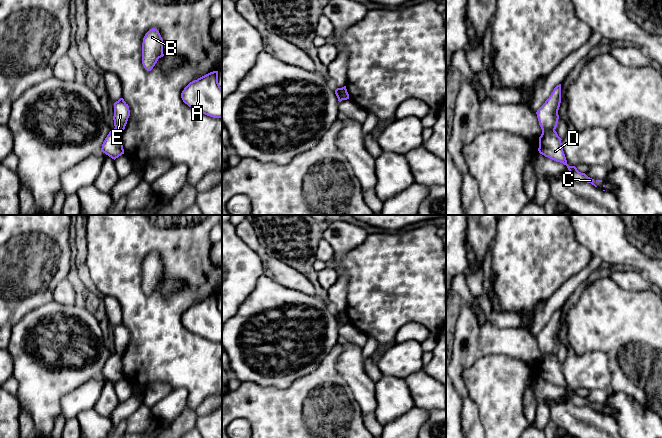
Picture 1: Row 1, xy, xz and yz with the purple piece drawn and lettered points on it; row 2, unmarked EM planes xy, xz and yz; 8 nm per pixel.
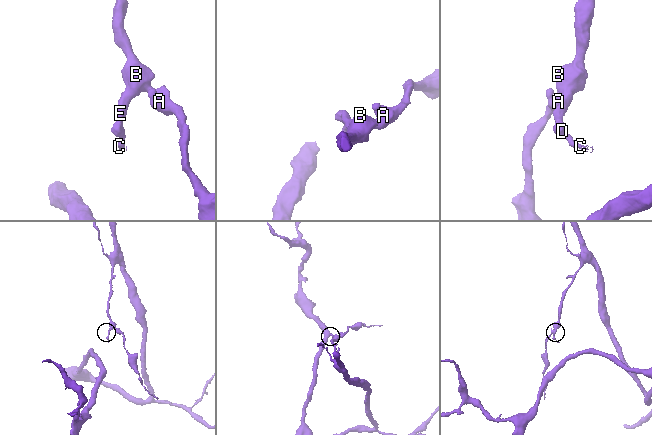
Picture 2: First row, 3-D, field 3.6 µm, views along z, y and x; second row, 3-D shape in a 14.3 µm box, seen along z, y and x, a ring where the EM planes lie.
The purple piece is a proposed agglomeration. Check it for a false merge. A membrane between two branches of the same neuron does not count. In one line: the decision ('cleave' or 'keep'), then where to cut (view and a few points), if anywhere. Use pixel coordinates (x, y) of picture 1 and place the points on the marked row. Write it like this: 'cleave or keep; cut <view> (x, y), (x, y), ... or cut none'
cleave; cut yz (554, 129), (542, 131)

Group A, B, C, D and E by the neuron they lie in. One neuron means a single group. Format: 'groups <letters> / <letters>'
groups A B E / C D

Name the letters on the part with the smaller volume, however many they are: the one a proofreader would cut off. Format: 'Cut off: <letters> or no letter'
Cut off: C, D

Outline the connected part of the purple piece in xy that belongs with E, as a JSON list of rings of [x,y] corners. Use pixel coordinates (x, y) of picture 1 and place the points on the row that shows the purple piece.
[[[120,98],[114,103],[114,126],[120,132],[123,132],[130,116],[130,110],[128,104],[123,98]]]

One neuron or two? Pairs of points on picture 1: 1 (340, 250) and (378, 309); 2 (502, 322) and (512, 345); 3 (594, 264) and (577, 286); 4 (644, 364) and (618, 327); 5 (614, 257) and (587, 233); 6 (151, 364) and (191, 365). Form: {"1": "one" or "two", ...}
{"1": "two", "2": "two", "3": "one", "4": "one", "5": "one", "6": "one"}

